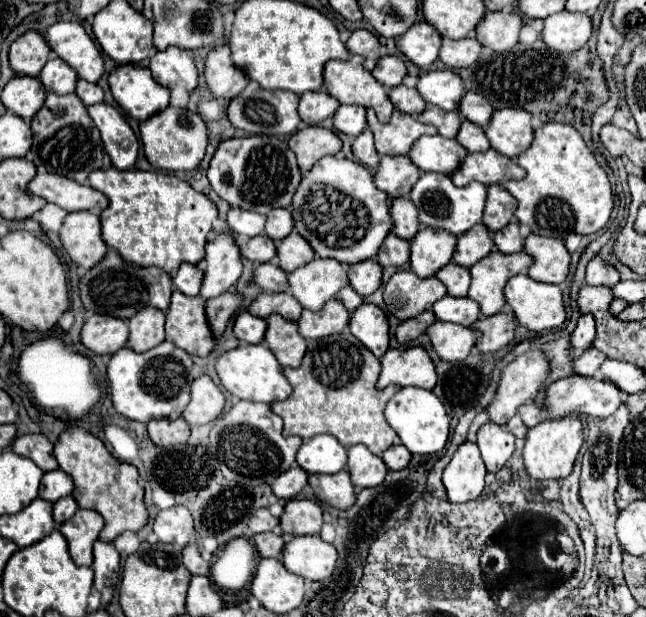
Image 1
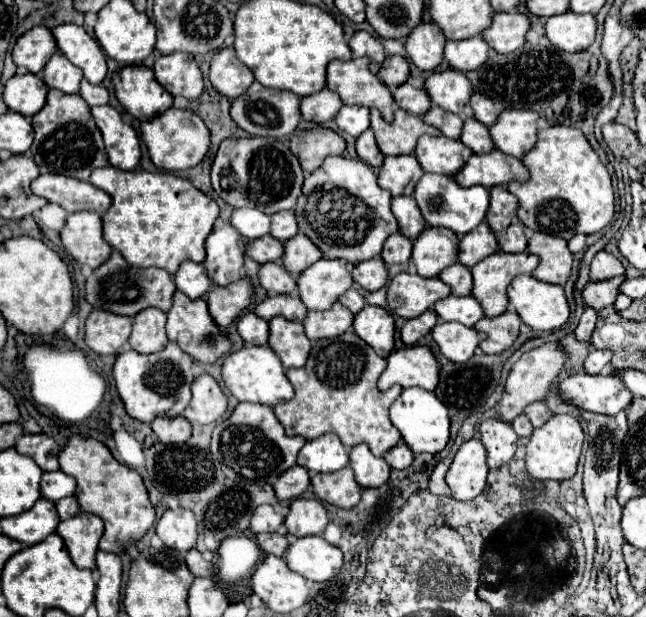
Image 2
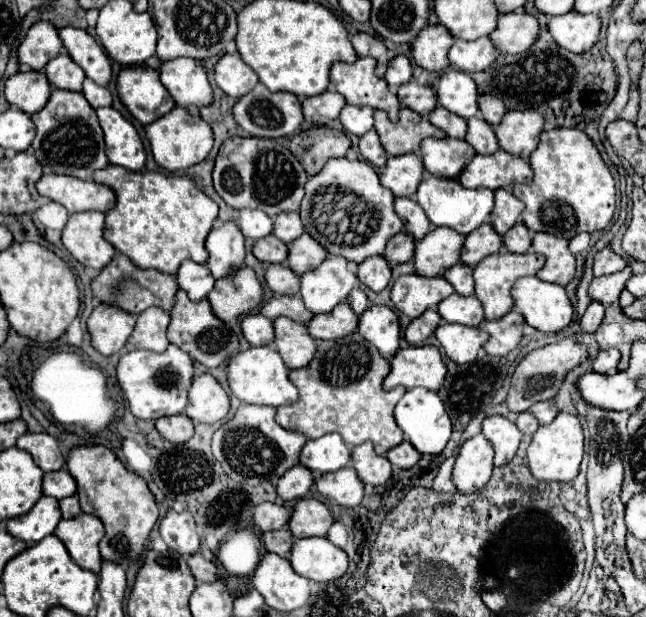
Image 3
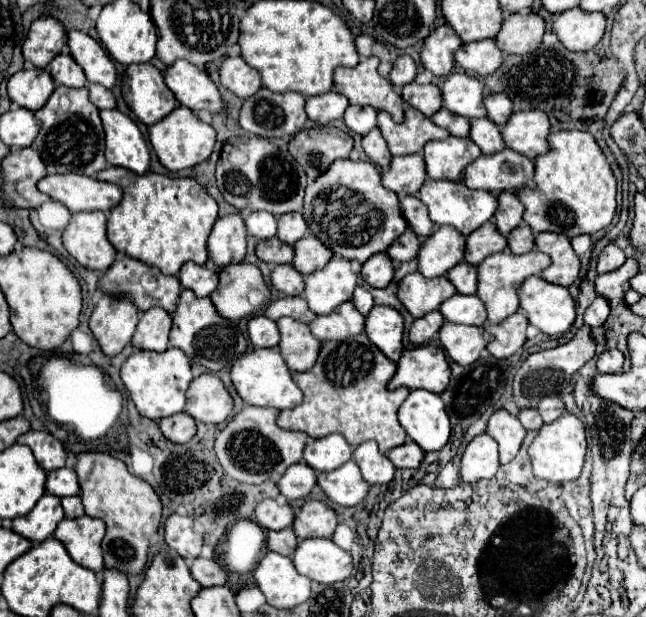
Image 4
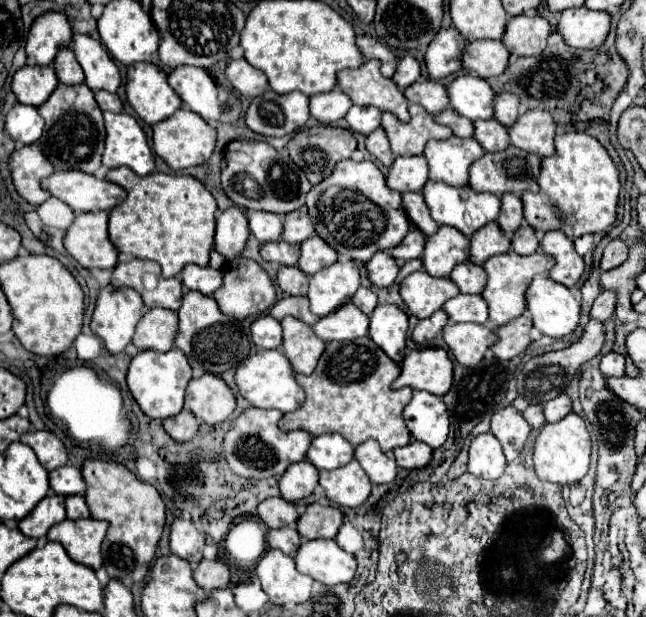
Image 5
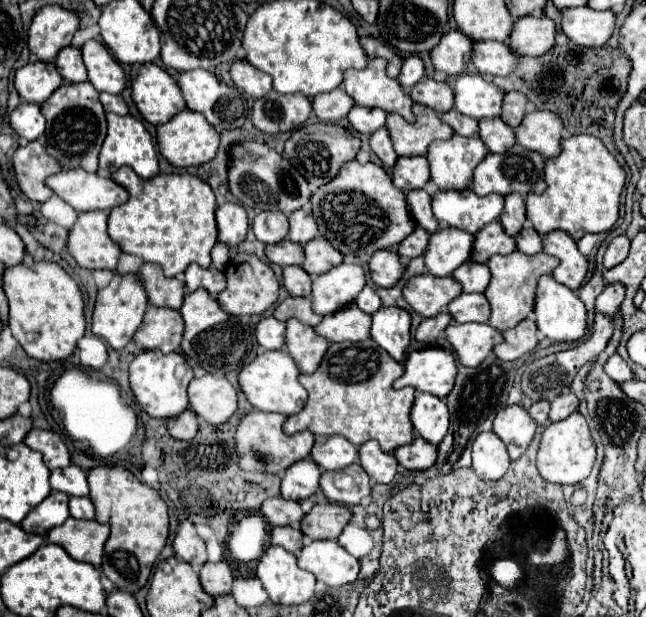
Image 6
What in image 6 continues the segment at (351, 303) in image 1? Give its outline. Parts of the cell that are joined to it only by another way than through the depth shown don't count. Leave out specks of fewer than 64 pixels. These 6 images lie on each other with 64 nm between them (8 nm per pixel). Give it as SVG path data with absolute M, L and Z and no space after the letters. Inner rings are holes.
M366 286L360 292L360 296L356 298L356 306L360 306L360 310L364 310L368 314L376 314L380 310L380 306L382 306L382 300L370 286Z

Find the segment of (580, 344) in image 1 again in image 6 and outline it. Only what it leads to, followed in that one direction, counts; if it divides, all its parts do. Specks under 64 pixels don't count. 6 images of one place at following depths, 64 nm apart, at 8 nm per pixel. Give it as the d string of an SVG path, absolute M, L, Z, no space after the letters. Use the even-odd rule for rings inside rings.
M608 284L596 298L596 312L612 314L620 308L624 300L624 284Z

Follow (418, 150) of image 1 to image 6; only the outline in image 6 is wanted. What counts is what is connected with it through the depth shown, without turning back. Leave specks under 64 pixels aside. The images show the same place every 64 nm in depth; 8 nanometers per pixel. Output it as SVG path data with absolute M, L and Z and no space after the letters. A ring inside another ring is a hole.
M454 134L450 140L436 140L428 146L430 176L438 188L470 188L472 172L488 154L480 136L464 138Z

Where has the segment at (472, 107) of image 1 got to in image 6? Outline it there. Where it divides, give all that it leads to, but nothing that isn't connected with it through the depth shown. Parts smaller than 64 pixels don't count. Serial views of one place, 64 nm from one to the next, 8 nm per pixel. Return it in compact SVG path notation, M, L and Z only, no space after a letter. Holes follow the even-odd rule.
M508 92L504 96L504 108L502 108L502 120L506 124L510 124L512 128L520 126L520 120L526 114L526 104L528 100L524 100L524 96L520 96L520 92Z

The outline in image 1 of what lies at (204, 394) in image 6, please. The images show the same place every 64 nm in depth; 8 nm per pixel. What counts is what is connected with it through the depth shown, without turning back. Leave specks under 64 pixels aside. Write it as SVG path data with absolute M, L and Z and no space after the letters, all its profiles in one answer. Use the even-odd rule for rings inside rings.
M200 376L192 382L192 400L184 410L184 420L188 424L210 424L224 410L224 394L212 382L210 376Z

